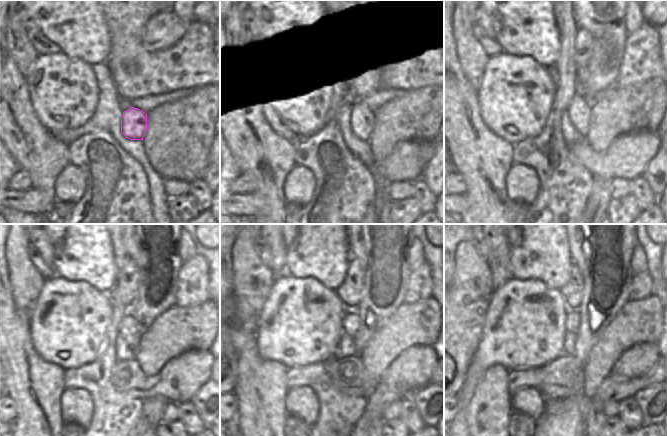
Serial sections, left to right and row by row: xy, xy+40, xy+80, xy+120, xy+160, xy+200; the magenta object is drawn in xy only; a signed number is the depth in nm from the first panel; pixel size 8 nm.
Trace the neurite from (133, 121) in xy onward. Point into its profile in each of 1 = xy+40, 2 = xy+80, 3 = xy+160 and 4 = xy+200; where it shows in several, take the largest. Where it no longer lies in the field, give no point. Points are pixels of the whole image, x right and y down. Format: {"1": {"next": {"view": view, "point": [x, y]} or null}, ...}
{"1": {"next": {"view": "xy+40", "point": [361, 120]}}, "2": {"next": {"view": "xy+80", "point": [579, 110]}}, "3": {"next": {"view": "xy+160", "point": [350, 323]}}, "4": {"next": {"view": "xy+200", "point": [572, 323]}}}

